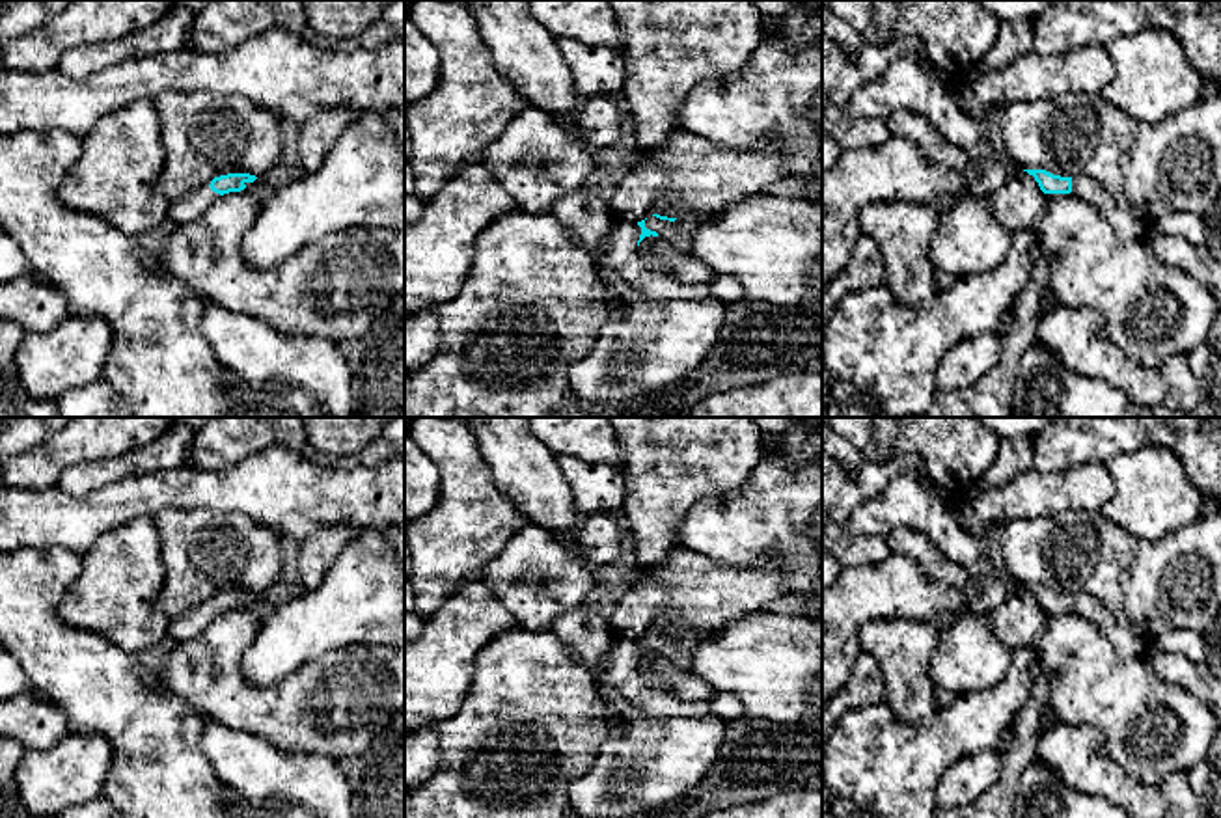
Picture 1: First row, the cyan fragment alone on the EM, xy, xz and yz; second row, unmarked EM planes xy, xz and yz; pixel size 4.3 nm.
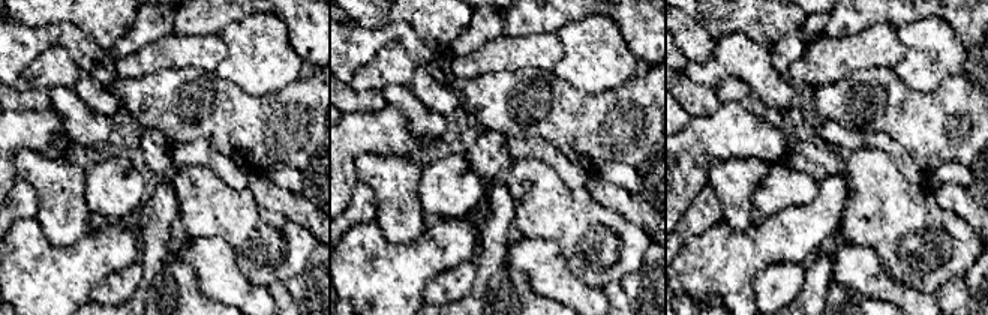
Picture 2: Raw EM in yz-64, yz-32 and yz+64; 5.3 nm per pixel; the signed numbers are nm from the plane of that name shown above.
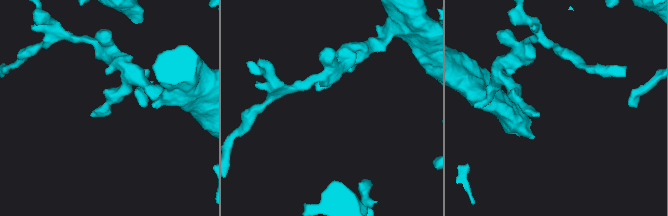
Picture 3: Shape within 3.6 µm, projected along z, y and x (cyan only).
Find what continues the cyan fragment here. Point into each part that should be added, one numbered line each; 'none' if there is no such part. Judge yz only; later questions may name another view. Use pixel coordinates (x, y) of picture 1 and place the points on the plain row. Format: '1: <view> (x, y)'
1: yz (1126, 641)

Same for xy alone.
1: xy (187, 627)

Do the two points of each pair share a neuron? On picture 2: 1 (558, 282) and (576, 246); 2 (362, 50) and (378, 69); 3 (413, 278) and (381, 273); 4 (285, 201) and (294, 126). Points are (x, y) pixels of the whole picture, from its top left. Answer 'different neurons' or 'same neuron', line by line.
1: different neurons
2: different neurons
3: same neuron
4: different neurons

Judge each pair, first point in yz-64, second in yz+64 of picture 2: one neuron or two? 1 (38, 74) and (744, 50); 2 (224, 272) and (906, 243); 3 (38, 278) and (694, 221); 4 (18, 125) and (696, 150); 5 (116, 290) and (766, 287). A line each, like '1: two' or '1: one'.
1: one
2: two
3: two
4: one
5: one

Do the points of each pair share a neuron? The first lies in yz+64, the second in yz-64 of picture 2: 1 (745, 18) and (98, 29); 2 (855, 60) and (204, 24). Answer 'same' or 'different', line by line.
1: same
2: different

